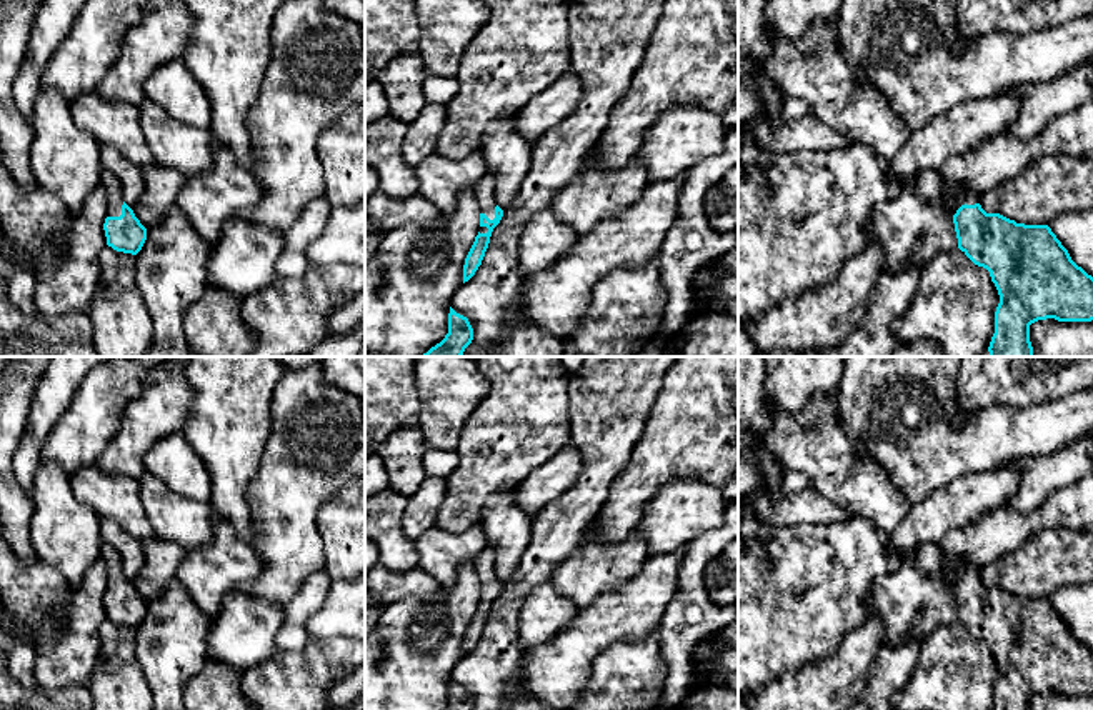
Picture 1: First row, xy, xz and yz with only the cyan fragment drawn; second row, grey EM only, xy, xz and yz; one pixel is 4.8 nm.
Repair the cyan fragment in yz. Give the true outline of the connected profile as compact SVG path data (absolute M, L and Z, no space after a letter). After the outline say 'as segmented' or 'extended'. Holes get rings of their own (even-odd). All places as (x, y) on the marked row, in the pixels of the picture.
M968 192L953 210L953 223L958 248L978 267L990 272L1000 303L995 312L995 333L988 352L990 357L1033 357L1030 325L1038 320L1055 318L1058 322L1093 320L1093 277L1078 267L1068 250L1061 245L1048 225L1016 223L1000 213L986 213L981 205L981 193Z; extended

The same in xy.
M102 170L100 185L107 195L107 218L103 223L107 245L117 252L137 255L147 240L147 228L123 202L120 183L113 173Z; extended

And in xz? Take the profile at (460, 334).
M450 307L448 333L440 343L432 347L422 357L462 357L465 348L472 343L472 340L473 340L473 328L468 318L457 313Z; as segmented

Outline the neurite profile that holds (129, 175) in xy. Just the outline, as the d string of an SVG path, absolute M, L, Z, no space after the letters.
M100 145L100 165L117 177L123 202L133 208L145 190L142 168L110 145Z

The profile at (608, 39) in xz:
M570 0L570 67L583 83L576 110L535 143L520 192L493 228L475 275L450 307L468 318L473 340L462 357L561 357L563 338L522 318L520 237L527 223L580 170L608 115L640 67L665 0Z

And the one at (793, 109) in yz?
M786 97L783 103L783 118L785 122L798 120L801 117L810 115L811 110L805 100L795 98L795 97Z

